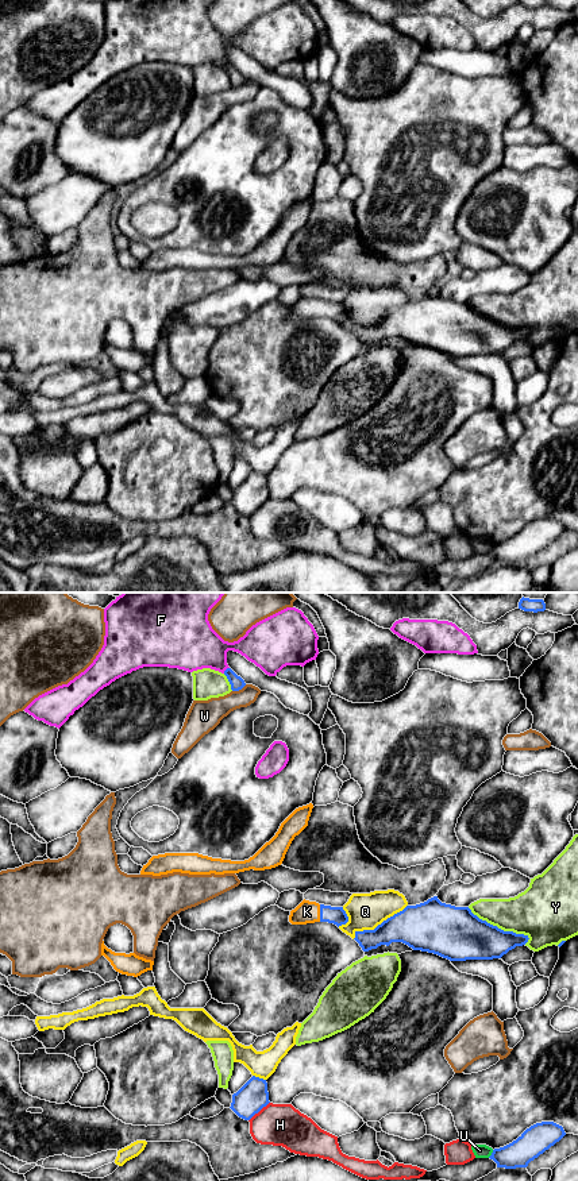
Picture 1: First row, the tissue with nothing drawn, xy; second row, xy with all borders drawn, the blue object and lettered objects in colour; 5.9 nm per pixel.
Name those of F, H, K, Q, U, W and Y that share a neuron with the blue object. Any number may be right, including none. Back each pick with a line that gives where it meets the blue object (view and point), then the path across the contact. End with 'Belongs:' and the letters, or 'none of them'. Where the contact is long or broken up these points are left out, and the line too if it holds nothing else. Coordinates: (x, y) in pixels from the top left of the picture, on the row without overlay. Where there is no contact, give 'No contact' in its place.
K: Touches blue at xy (320, 308). Path across: xy (336, 311), (320, 308), (307, 307)
Belongs: K

